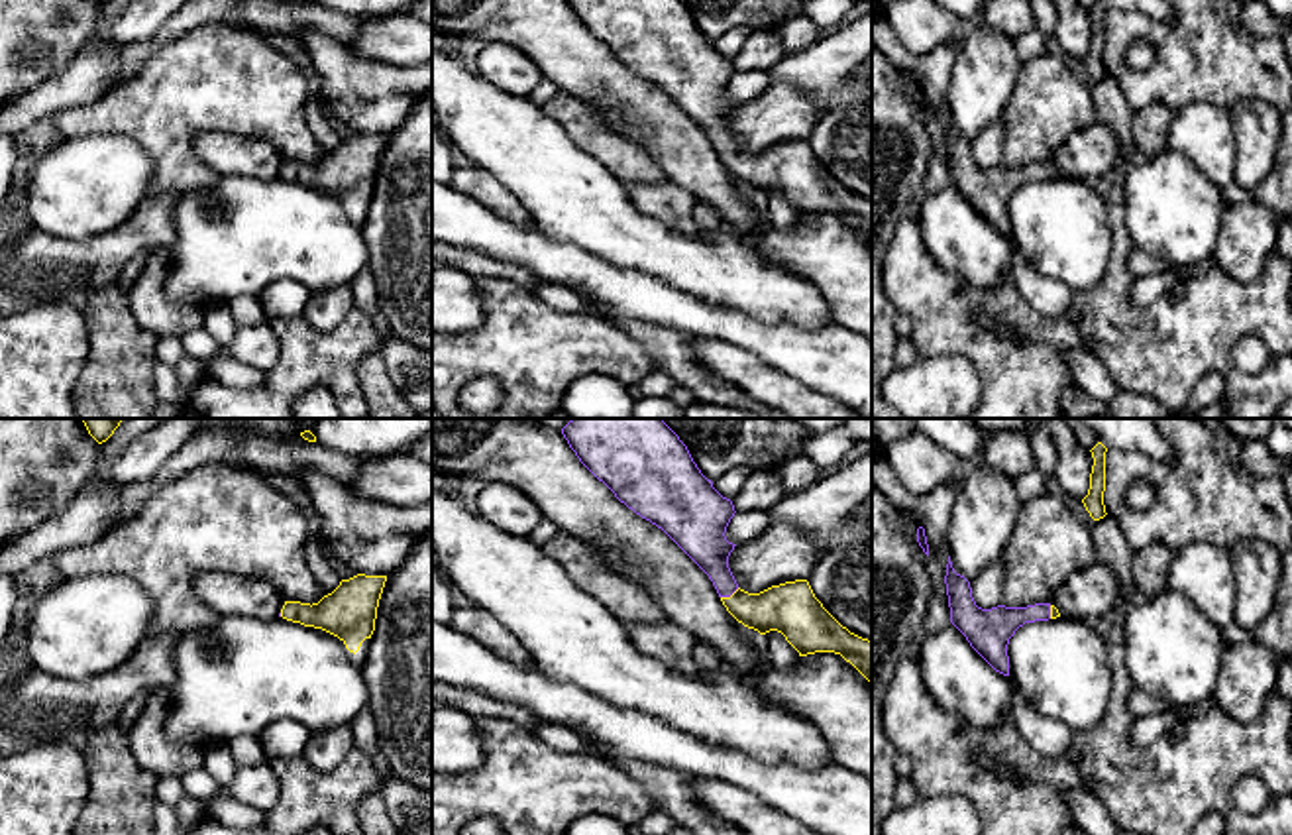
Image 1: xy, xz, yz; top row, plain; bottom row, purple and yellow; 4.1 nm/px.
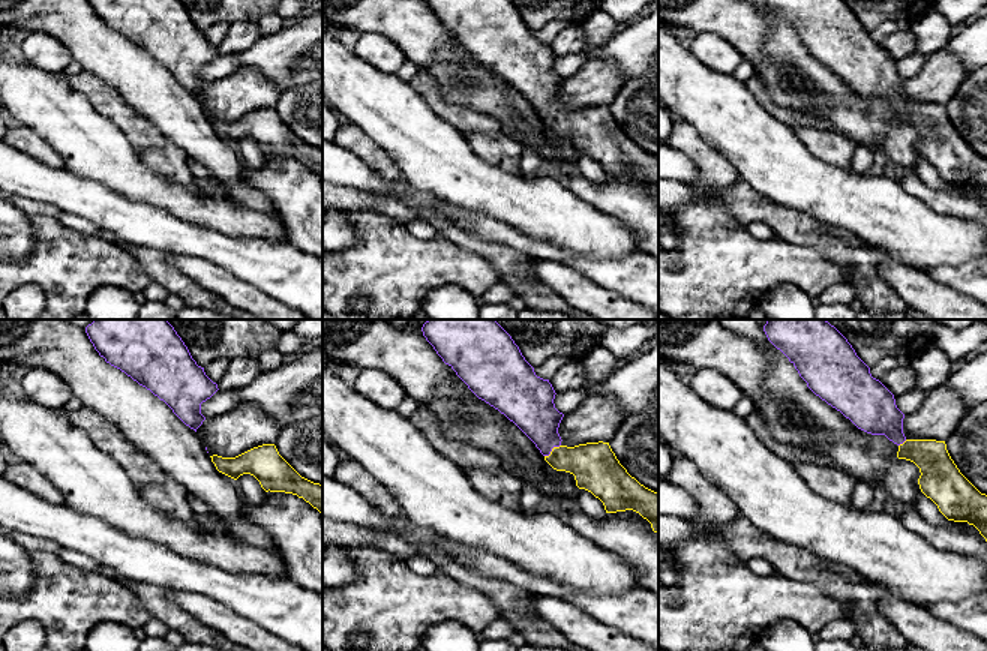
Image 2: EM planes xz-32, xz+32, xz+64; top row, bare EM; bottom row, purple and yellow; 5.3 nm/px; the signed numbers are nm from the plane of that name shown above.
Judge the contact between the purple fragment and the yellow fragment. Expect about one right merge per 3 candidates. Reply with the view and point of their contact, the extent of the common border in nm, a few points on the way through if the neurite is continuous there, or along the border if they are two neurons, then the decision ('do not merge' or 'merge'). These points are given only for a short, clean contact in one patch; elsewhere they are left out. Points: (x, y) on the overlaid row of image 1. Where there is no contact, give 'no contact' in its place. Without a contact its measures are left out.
contact xz (729, 596); length 90 nm; way xz (703, 541), (729, 596), (745, 608), (788, 608); merge

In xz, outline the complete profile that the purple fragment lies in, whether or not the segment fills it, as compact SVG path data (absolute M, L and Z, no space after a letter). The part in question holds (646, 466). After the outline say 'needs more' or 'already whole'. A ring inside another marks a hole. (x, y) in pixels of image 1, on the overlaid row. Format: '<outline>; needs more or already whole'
M571 418L562 434L579 462L620 503L662 529L709 576L723 605L738 623L760 635L781 633L799 656L840 654L872 684L872 640L842 627L815 597L807 580L772 585L760 593L738 587L728 568L736 544L725 536L736 513L734 505L701 473L687 446L662 418Z; needs more

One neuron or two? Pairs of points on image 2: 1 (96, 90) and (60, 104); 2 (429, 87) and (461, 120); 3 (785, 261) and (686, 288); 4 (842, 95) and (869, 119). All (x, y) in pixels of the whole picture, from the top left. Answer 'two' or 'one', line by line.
1: two
2: one
3: one
4: one

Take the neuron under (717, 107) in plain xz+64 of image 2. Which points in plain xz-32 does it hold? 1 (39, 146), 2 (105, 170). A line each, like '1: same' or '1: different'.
1: different
2: same

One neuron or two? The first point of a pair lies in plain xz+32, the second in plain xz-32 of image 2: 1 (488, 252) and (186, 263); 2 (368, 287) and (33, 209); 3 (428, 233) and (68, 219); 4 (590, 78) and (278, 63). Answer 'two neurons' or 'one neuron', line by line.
1: two neurons
2: two neurons
3: one neuron
4: two neurons

